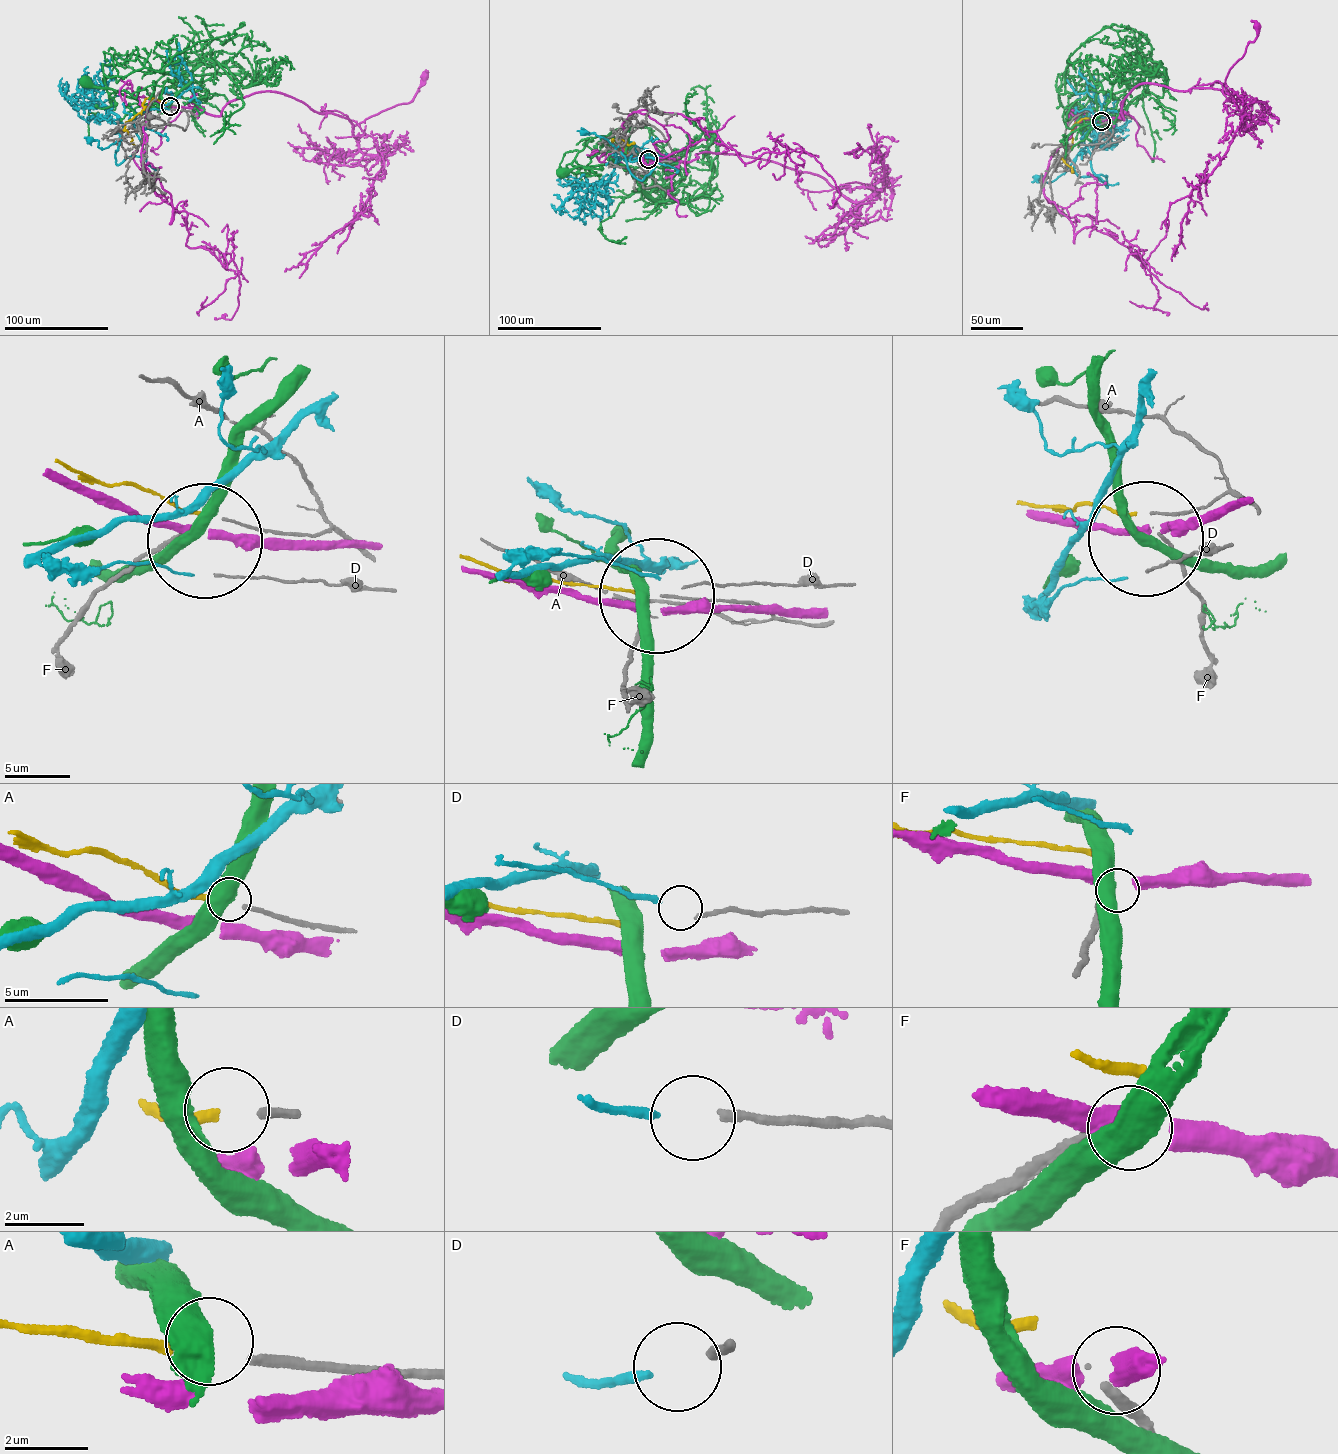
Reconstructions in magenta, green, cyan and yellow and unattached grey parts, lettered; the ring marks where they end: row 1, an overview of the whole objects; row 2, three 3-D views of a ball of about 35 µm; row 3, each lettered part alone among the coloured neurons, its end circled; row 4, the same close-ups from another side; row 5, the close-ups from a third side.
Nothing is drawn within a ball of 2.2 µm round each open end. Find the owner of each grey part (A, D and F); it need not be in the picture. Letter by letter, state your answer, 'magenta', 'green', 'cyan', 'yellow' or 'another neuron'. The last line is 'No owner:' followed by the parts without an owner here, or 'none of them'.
A: yellow
D: cyan
F: magenta
No owner: none of them

